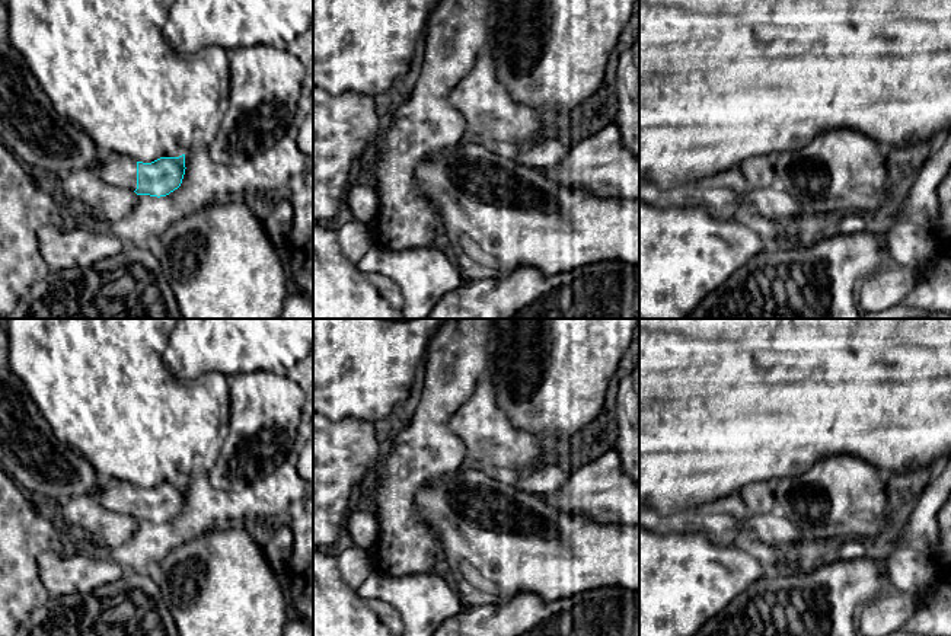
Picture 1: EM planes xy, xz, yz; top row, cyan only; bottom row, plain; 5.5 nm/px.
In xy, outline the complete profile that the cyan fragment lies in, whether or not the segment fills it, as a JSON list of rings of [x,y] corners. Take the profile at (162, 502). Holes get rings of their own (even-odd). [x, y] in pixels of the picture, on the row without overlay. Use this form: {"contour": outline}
{"contour": [[[105,480],[96,492],[96,501],[111,511],[133,515],[137,521],[160,524],[181,512],[185,495],[185,480],[160,483],[151,489]]]}

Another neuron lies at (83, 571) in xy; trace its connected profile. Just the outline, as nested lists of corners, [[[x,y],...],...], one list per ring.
[[[79,547],[76,552],[45,552],[38,557],[39,576],[48,597],[89,594],[119,579],[125,569],[106,553]]]

